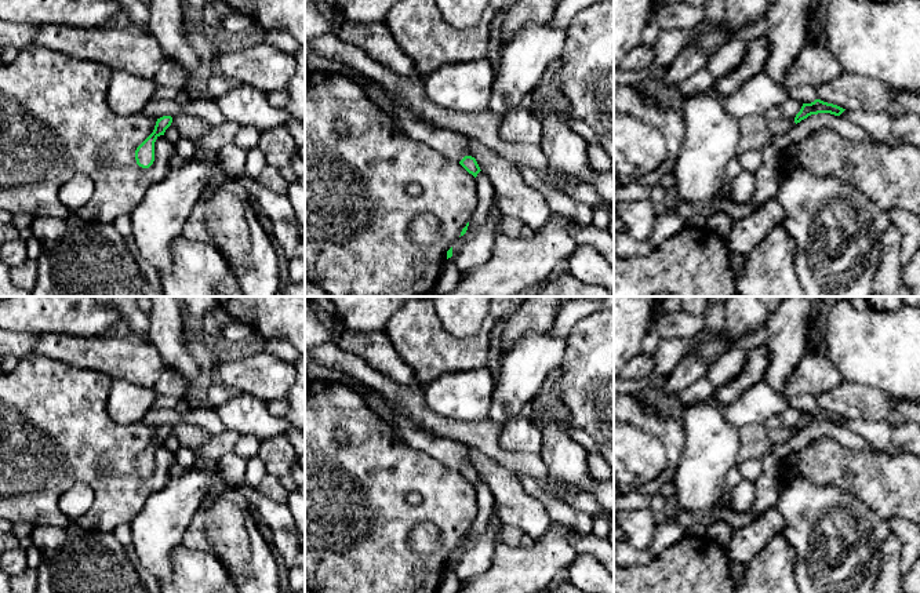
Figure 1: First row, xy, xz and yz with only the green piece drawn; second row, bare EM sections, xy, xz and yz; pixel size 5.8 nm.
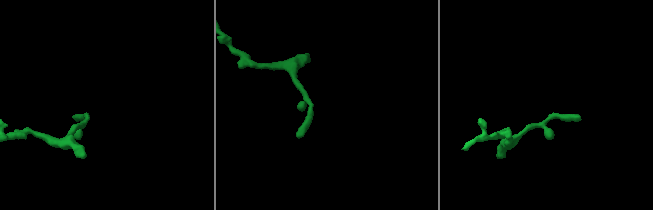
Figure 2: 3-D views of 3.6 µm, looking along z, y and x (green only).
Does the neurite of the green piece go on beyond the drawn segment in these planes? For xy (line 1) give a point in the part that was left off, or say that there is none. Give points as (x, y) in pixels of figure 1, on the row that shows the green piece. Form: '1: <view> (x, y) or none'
1: none

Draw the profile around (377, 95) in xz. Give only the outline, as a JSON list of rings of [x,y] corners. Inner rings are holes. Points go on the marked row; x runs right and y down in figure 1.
[[[350,77],[350,79],[363,88],[364,94],[374,105],[377,105],[382,112],[389,113],[394,121],[396,128],[400,132],[406,134],[404,130],[401,128],[401,121],[400,121],[399,116],[396,114],[390,99],[386,97],[386,92],[379,87],[367,84],[354,77]]]

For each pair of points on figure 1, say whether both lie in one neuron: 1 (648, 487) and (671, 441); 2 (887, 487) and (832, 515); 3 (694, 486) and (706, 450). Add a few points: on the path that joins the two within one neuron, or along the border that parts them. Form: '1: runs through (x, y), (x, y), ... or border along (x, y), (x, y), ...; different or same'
1: runs through (661, 479), (672, 466), (672, 454); same
2: border along (832, 484), (854, 493), (886, 520); different
3: runs through (701, 477), (706, 458); same

